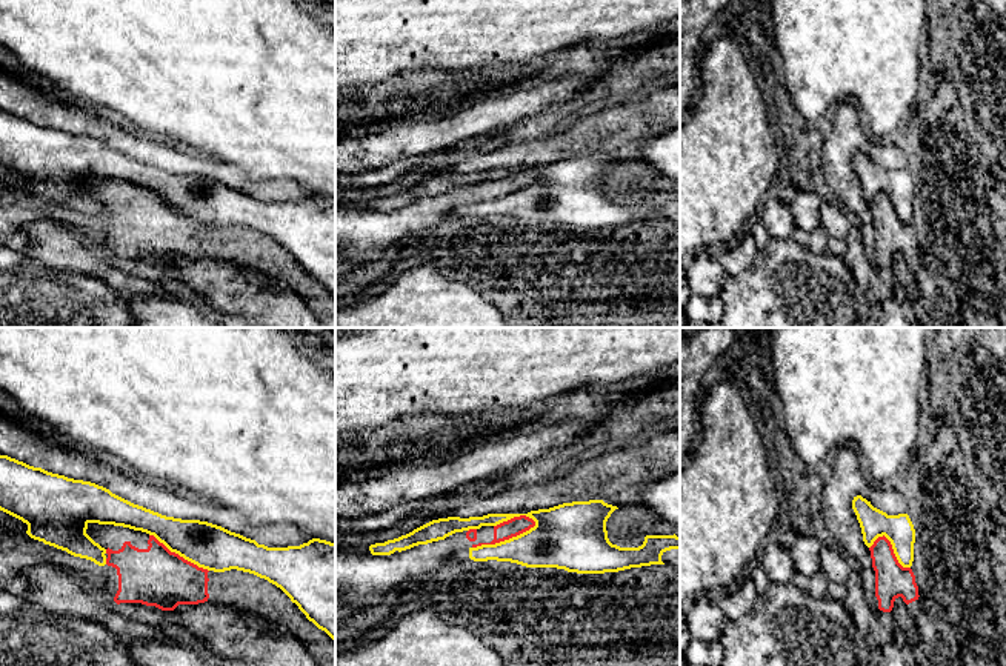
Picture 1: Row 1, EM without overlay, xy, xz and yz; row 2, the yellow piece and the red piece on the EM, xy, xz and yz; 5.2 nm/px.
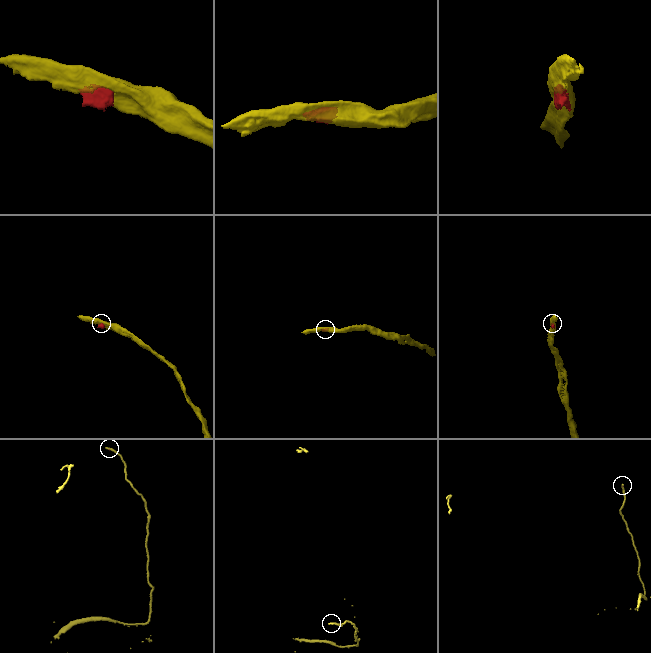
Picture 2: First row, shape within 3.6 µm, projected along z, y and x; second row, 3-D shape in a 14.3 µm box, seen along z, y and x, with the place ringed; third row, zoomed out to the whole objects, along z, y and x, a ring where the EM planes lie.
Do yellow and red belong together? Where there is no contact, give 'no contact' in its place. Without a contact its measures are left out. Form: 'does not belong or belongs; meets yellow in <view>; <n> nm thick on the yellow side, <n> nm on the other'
does not belong; meets yellow in xz; 260 nm thick on the yellow side, 90 nm on the other

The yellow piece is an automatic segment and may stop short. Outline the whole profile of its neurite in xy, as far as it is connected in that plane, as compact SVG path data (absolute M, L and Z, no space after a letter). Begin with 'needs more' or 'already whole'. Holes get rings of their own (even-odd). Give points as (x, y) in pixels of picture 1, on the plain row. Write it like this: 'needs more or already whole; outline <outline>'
already whole; outline M0 111L0 166L28 180L26 189L68 209L106 220L106 205L88 189L89 178L154 191L198 223L254 229L280 243L335 297L335 198L312 194L300 201L268 203L222 181L166 172L91 137Z

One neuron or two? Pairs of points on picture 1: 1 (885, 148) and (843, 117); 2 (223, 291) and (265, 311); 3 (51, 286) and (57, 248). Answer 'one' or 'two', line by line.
1: one
2: one
3: two

